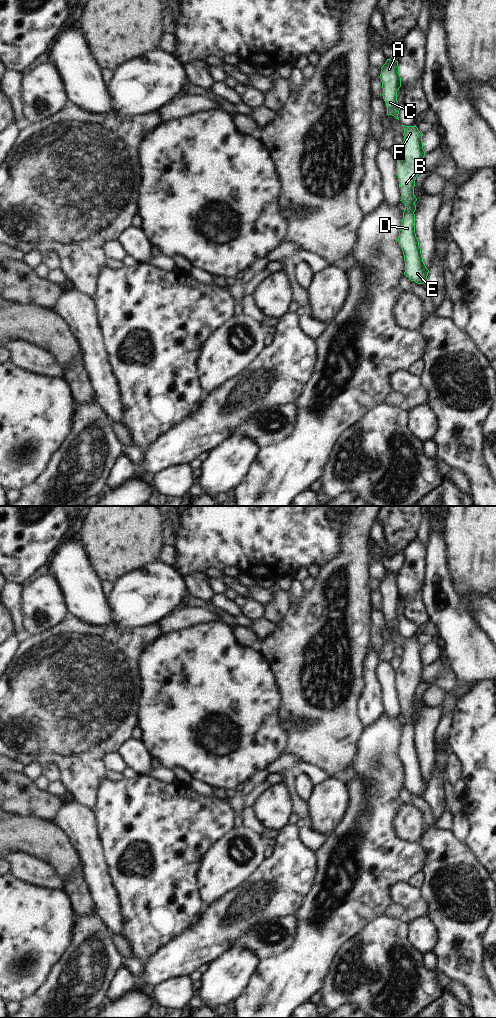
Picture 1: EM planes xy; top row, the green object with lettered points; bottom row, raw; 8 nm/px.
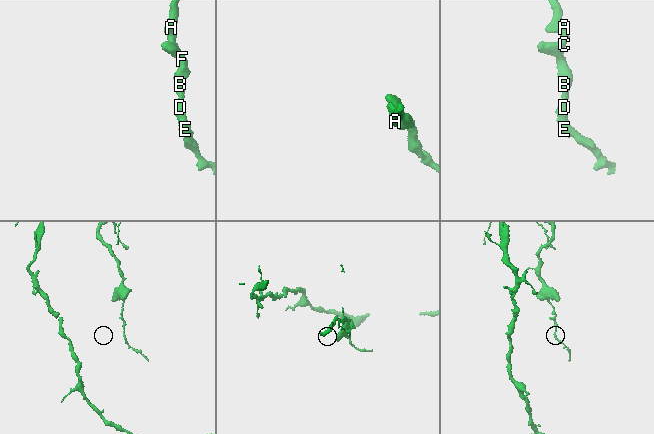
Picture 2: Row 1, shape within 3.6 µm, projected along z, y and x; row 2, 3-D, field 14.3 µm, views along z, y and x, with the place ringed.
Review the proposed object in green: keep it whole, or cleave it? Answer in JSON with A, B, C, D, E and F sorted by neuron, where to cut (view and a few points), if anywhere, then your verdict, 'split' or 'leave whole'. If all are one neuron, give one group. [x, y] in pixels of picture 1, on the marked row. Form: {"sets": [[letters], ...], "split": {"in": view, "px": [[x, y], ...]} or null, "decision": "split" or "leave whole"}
{"sets": [["A", "B", "C", "D", "E", "F"]], "split": null, "decision": "leave whole"}

